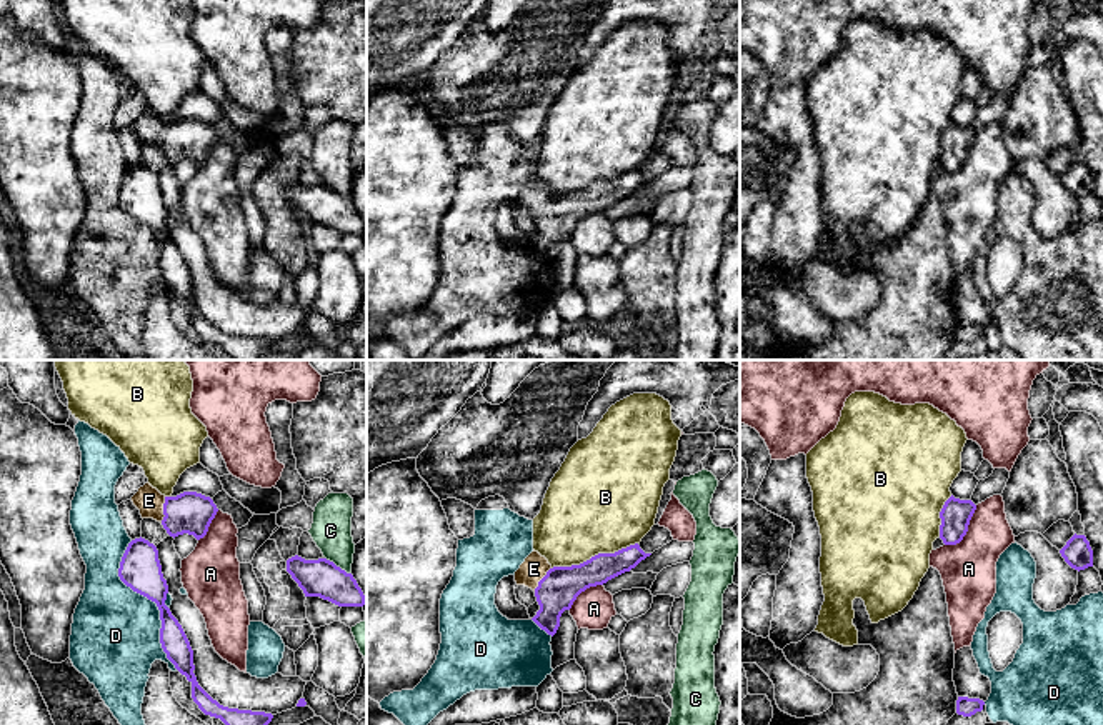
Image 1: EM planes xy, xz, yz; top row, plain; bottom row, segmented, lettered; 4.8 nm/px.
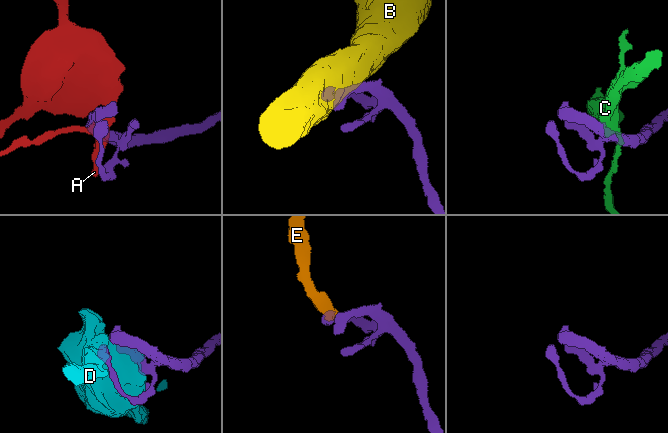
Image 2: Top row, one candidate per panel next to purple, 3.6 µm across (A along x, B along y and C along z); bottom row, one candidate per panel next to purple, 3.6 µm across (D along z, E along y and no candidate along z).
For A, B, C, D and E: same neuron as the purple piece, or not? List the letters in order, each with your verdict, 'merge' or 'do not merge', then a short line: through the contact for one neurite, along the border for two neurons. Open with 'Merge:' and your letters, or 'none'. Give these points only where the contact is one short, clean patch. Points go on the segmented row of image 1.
Merge: E
A: do not merge | yz (977, 505), (967, 534), (958, 542), (945, 545)
B: do not merge
C: do not merge | xy (325, 557), (350, 574)
D: do not merge
E: merge | xy (190, 512), (164, 510), (149, 500)

